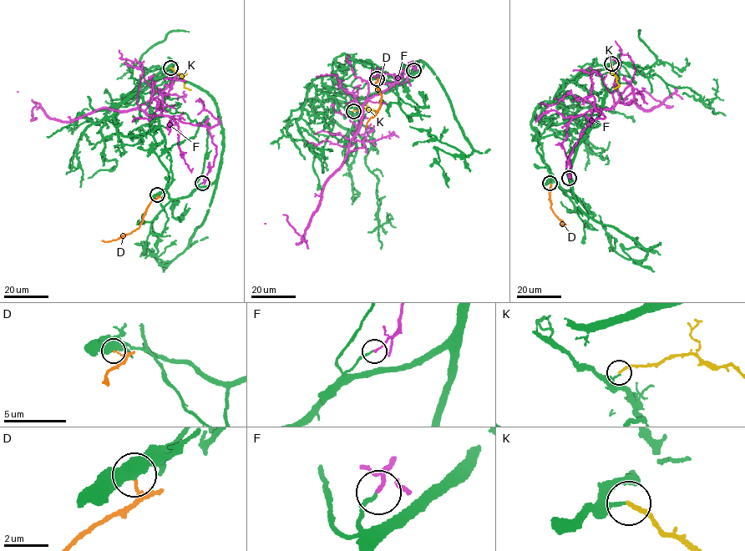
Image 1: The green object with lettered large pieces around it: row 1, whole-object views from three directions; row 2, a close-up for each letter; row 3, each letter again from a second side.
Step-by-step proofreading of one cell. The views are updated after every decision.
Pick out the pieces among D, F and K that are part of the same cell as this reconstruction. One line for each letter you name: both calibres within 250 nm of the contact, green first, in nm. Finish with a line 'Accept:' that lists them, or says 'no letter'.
K: calibres 180 and 200 nm
Accept: K

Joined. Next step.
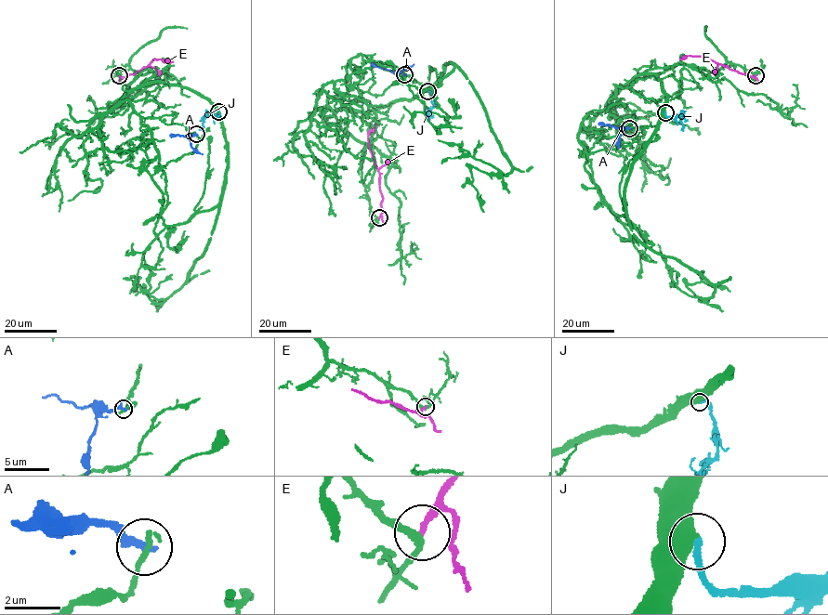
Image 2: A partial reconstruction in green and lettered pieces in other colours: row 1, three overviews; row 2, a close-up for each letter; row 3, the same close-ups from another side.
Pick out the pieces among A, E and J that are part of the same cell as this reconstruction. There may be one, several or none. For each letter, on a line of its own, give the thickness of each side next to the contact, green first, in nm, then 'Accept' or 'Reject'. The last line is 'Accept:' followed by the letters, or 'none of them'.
A: Thickness 220 nm (green) against 320 nm. Reject
E: Thickness 260 nm (green) against 200 nm. Reject
J: Thickness 600 nm (green) against 200 nm. Reject
Accept: none of them

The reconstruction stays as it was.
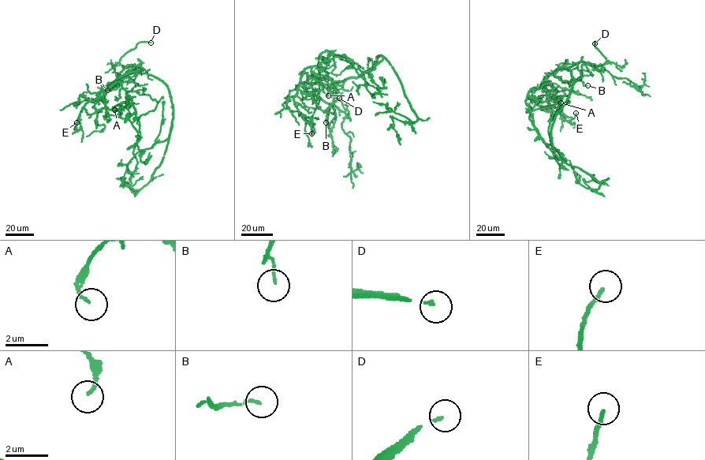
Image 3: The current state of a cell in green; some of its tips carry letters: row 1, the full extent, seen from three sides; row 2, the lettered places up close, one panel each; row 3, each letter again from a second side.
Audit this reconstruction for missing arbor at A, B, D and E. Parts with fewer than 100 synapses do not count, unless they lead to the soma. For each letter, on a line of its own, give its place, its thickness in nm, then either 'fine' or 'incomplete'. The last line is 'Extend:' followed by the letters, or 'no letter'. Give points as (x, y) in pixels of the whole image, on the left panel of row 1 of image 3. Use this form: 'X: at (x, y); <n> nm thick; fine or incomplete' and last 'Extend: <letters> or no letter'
A: at (114, 110); 150 nm thick; fine
B: at (107, 90); 100 nm thick; fine
D: at (151, 43); 110 nm thick; incomplete
E: at (76, 122); 160 nm thick; fine
Extend: D

